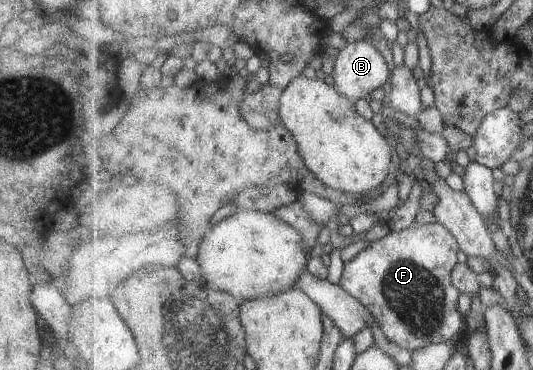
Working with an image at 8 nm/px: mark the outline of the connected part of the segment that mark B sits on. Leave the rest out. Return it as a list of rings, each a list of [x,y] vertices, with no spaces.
[[[367,40],[345,45],[334,60],[332,80],[336,90],[355,103],[390,80],[383,54]]]

